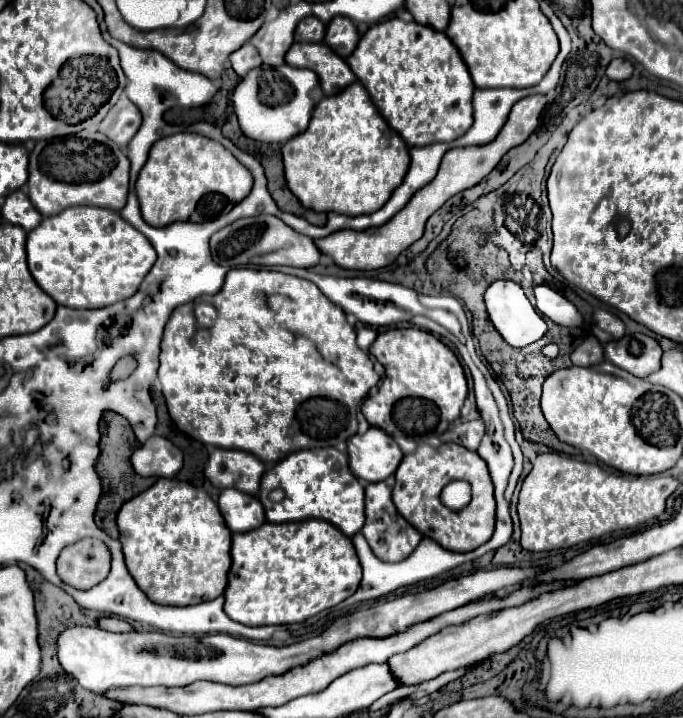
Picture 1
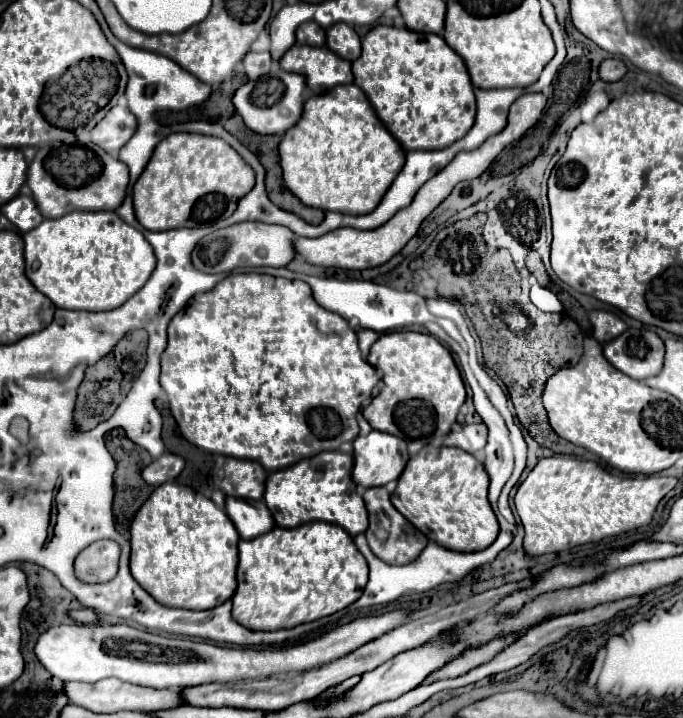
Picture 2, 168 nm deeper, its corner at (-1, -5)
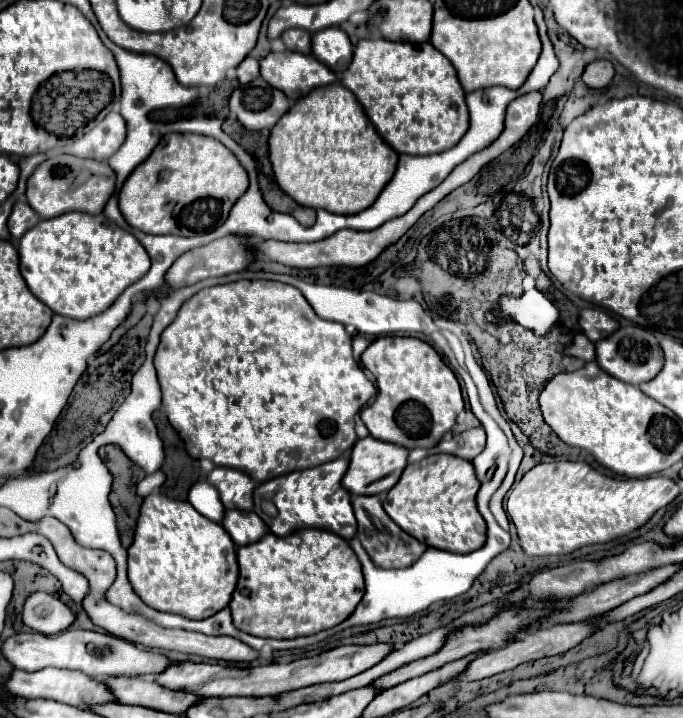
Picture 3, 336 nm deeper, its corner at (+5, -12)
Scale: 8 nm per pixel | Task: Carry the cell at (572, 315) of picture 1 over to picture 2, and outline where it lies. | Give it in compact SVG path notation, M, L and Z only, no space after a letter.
M533 283L533 287L531 287L531 301L541 311L563 311L563 305L557 299L557 295L551 293L549 289L541 287L539 283Z

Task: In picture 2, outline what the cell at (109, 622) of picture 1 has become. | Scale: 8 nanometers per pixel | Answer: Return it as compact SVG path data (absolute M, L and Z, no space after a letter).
M77 609L77 611L69 611L67 615L69 615L73 621L77 621L77 623L85 623L85 625L99 623L99 621L97 621L97 615L93 613L93 609Z

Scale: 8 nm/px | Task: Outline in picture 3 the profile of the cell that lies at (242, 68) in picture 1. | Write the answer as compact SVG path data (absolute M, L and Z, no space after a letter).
M245 58L241 64L239 64L239 68L237 68L237 76L239 76L239 82L241 82L241 86L245 86L245 84L249 84L249 82L253 82L255 78L259 78L259 60L255 60L255 58Z

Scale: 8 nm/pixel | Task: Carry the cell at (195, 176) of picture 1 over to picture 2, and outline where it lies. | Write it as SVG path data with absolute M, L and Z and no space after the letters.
M173 133L165 137L149 159L145 171L133 185L133 207L139 223L149 231L167 231L177 227L205 227L219 217L229 217L235 205L255 185L255 171L243 161L243 157L219 137L199 133Z

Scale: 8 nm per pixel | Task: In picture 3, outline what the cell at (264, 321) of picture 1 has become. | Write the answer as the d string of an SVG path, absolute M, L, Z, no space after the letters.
M239 280L231 284L221 284L213 288L203 288L195 296L191 296L179 310L177 318L165 328L161 334L161 344L155 354L155 368L163 392L163 410L169 418L169 424L177 430L181 440L185 442L185 450L191 458L201 460L209 458L217 466L237 468L247 472L257 484L267 482L269 478L289 474L293 470L305 470L311 466L319 466L323 462L339 458L345 450L351 450L355 436L355 414L363 408L363 404L377 394L375 386L365 378L360 364L351 352L351 336L345 332L345 326L331 320L321 320L305 296L289 286L271 280Z

